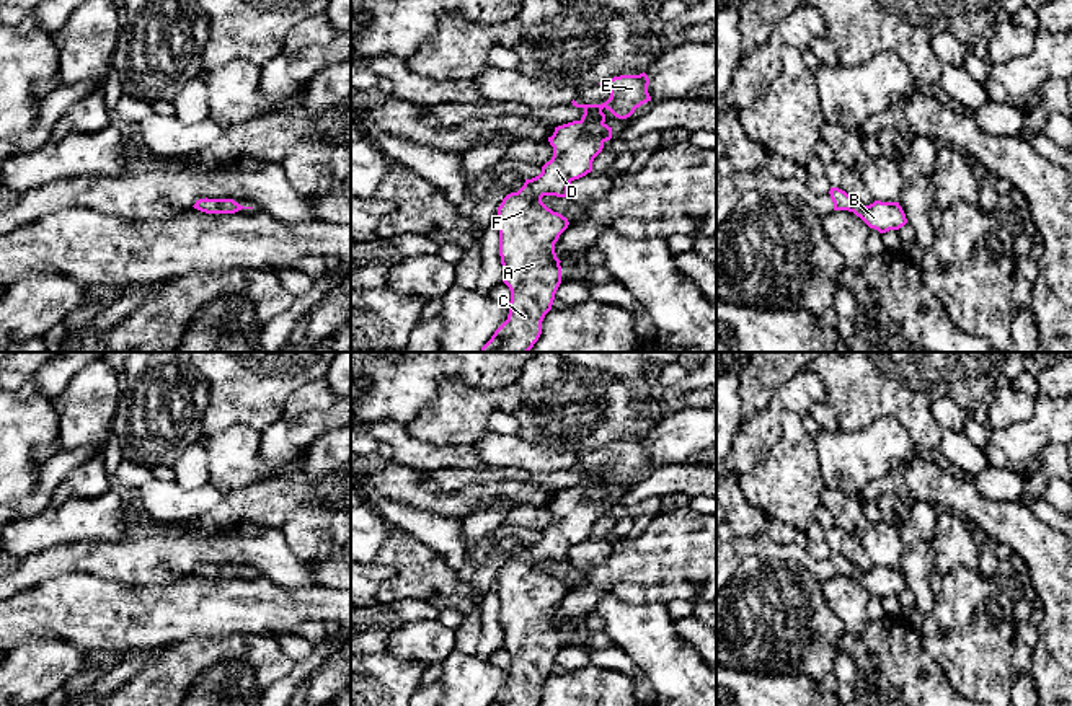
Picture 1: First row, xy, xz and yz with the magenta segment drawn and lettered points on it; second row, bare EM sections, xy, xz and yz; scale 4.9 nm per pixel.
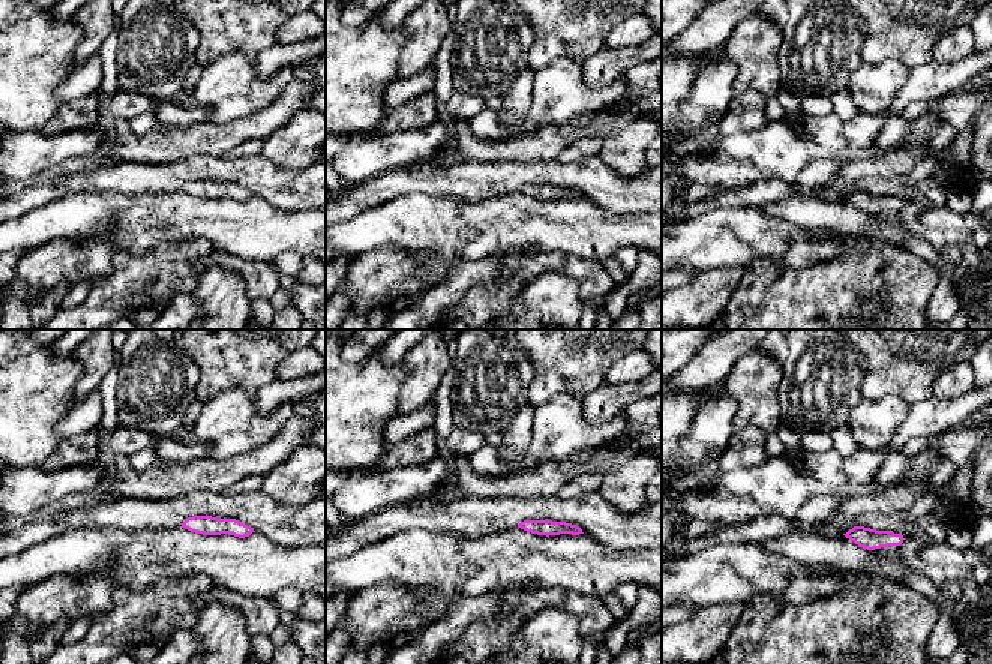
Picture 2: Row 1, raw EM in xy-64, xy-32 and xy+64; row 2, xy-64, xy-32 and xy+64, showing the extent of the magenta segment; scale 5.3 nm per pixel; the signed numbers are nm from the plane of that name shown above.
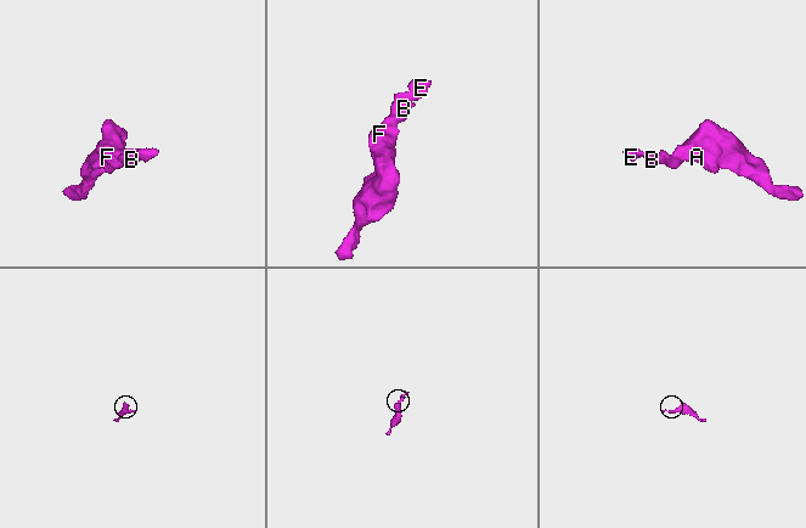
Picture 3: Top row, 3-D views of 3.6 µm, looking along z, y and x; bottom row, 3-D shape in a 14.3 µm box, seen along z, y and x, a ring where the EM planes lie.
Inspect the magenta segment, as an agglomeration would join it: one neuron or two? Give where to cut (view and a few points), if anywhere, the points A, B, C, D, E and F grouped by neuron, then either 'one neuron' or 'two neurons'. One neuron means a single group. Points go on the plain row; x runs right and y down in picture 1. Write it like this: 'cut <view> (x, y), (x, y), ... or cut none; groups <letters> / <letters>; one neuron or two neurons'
cut none; groups A B C D E F; one neuron

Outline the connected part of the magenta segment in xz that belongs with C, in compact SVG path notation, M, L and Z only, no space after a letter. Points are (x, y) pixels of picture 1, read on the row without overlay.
M645 437L640 440L614 442L599 450L602 450L610 458L610 463L602 470L578 470L573 465L573 471L584 474L583 483L579 486L555 492L553 501L548 502L548 507L553 512L552 525L542 532L542 538L538 541L525 545L524 551L517 558L507 559L498 572L499 621L504 633L503 647L511 655L511 667L507 685L494 696L489 706L538 706L542 699L542 686L552 675L555 659L561 649L561 626L556 623L555 608L569 590L568 584L548 574L542 567L542 563L568 563L568 551L574 545L579 545L592 536L594 523L602 517L604 509L612 504L612 492L605 489L605 479L602 478L604 473L609 474L615 483L627 484L635 478L636 473L651 466L648 458L649 443Z

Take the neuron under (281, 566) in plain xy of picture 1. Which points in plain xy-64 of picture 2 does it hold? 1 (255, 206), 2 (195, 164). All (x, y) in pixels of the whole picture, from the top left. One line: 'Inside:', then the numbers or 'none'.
Inside: 2

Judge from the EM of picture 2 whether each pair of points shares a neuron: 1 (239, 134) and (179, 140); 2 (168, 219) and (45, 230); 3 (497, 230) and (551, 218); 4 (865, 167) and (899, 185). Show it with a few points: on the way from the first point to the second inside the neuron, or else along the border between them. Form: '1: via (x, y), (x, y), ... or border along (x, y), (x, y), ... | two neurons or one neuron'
1: via (224, 135), (207, 135), (203, 140), (194, 140) | one neuron
2: via (138, 219), (120, 219), (113, 213), (75, 218) | one neuron
3: via (511, 225), (538, 225) | one neuron
4: border along (904, 176), (857, 180), (854, 183) | two neurons

